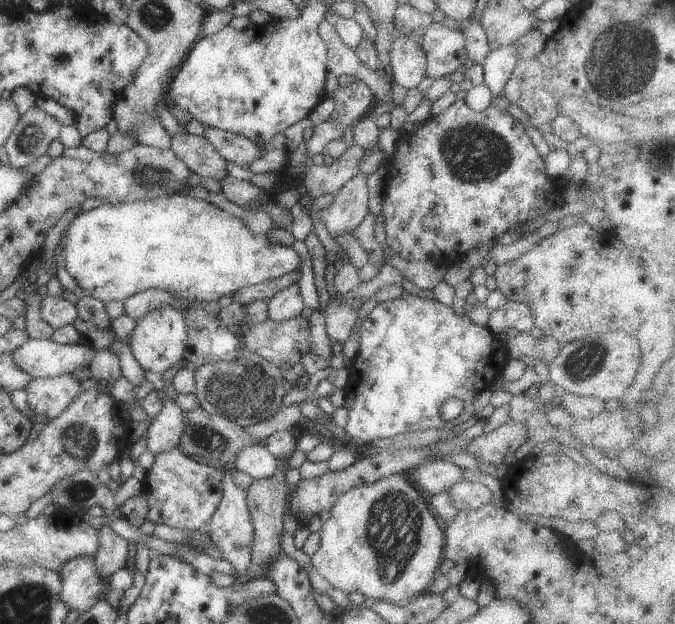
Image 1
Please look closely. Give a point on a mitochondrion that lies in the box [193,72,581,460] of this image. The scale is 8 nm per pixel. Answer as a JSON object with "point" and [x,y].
{"point":[247,390]}

